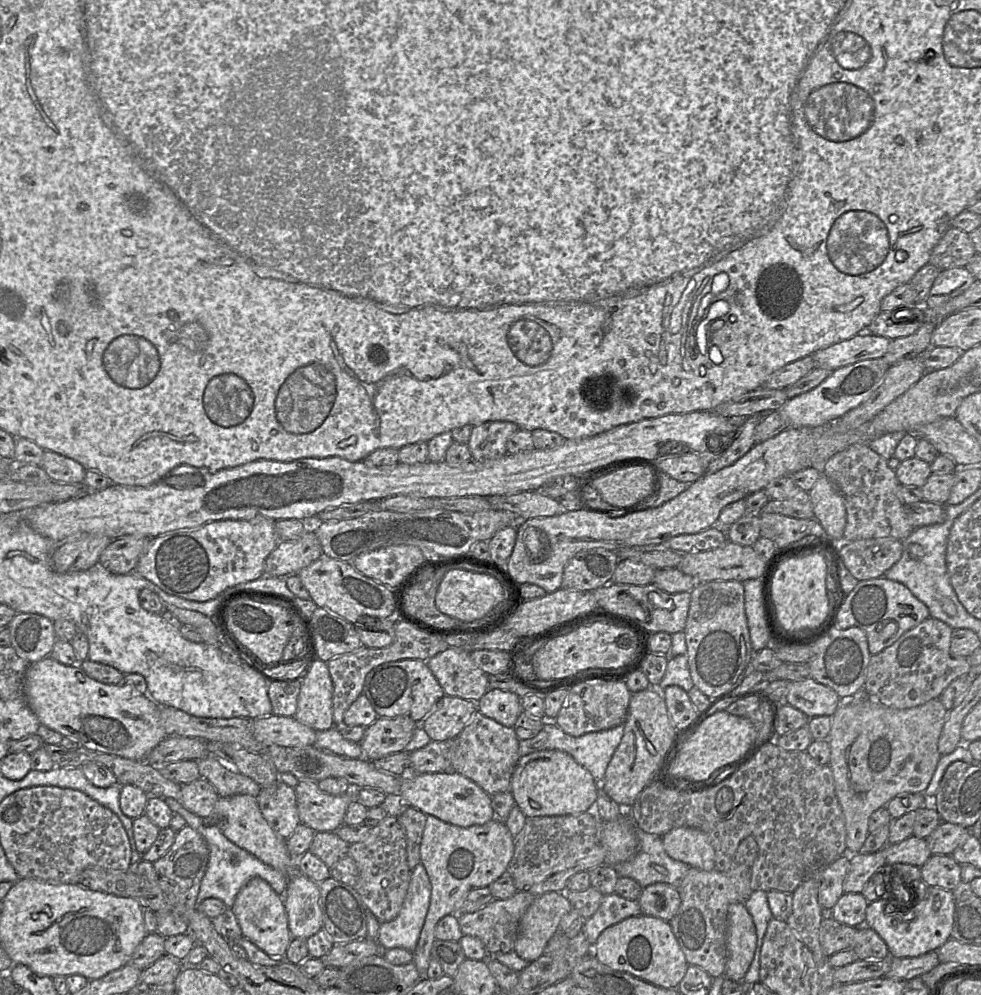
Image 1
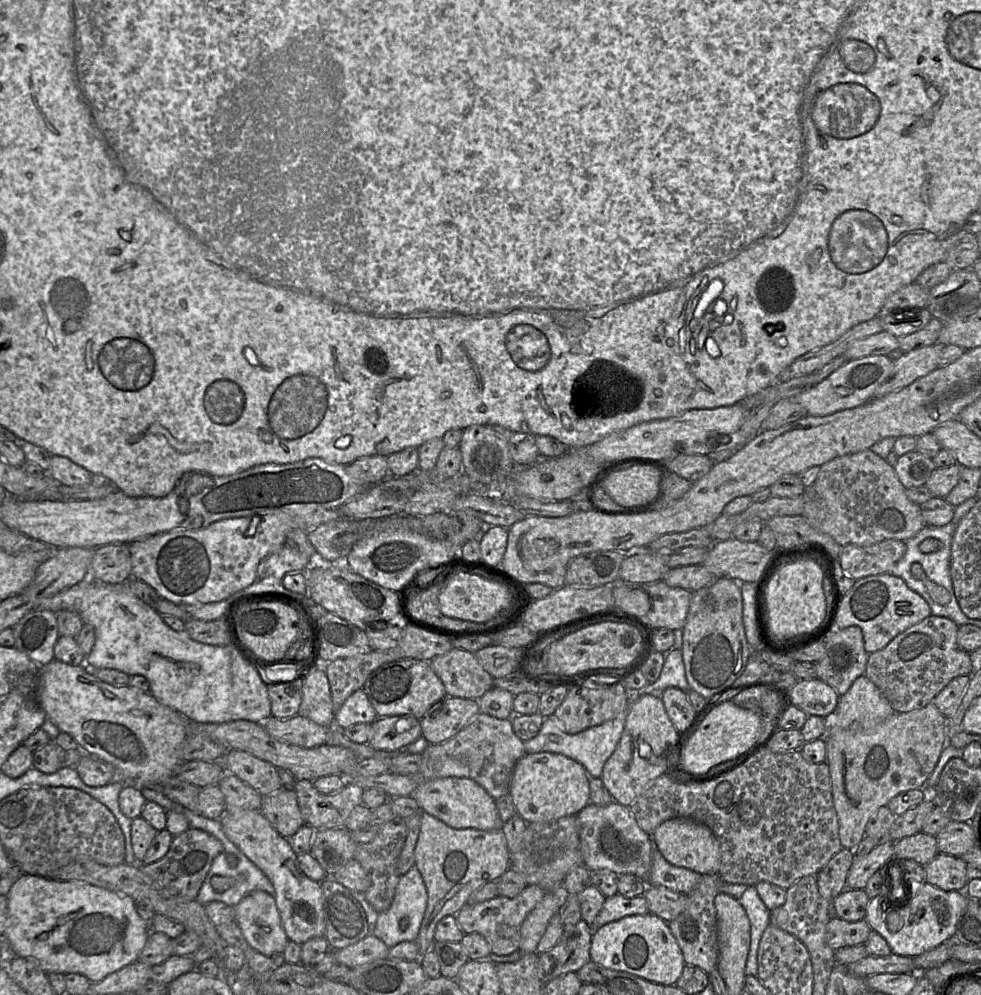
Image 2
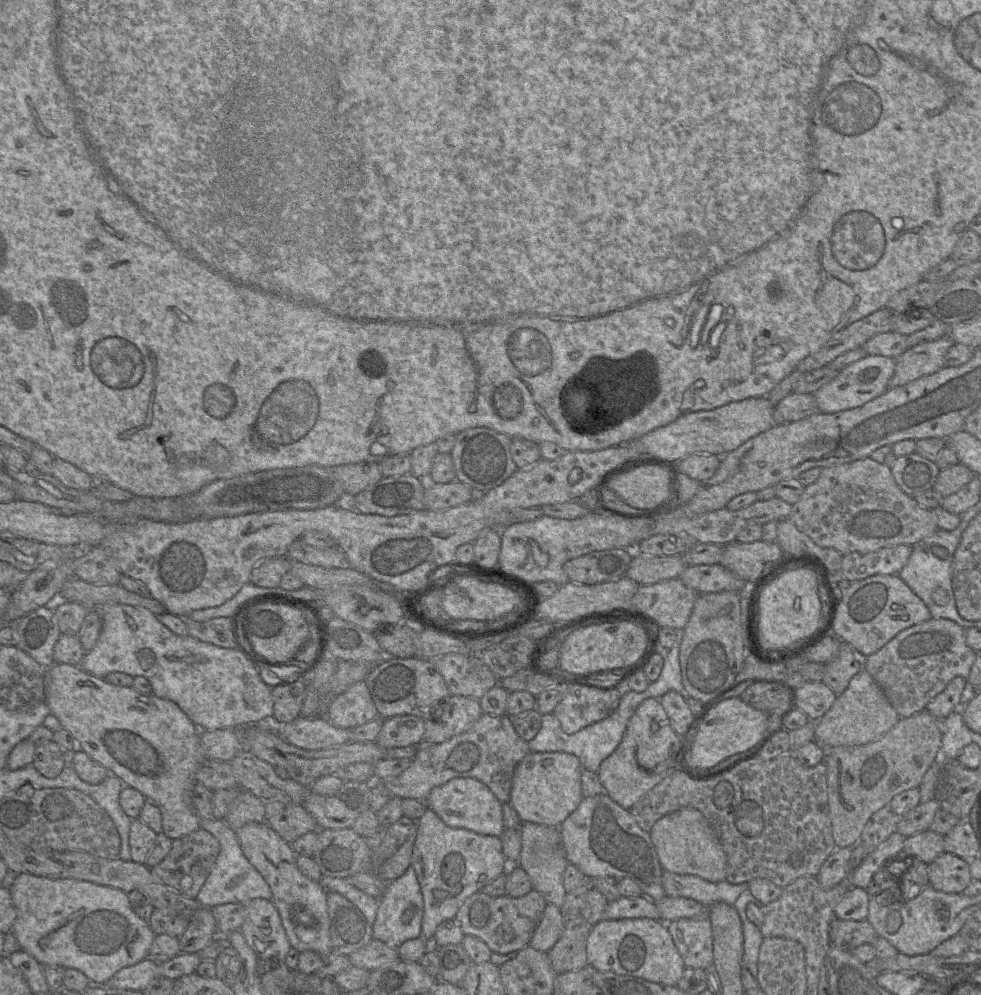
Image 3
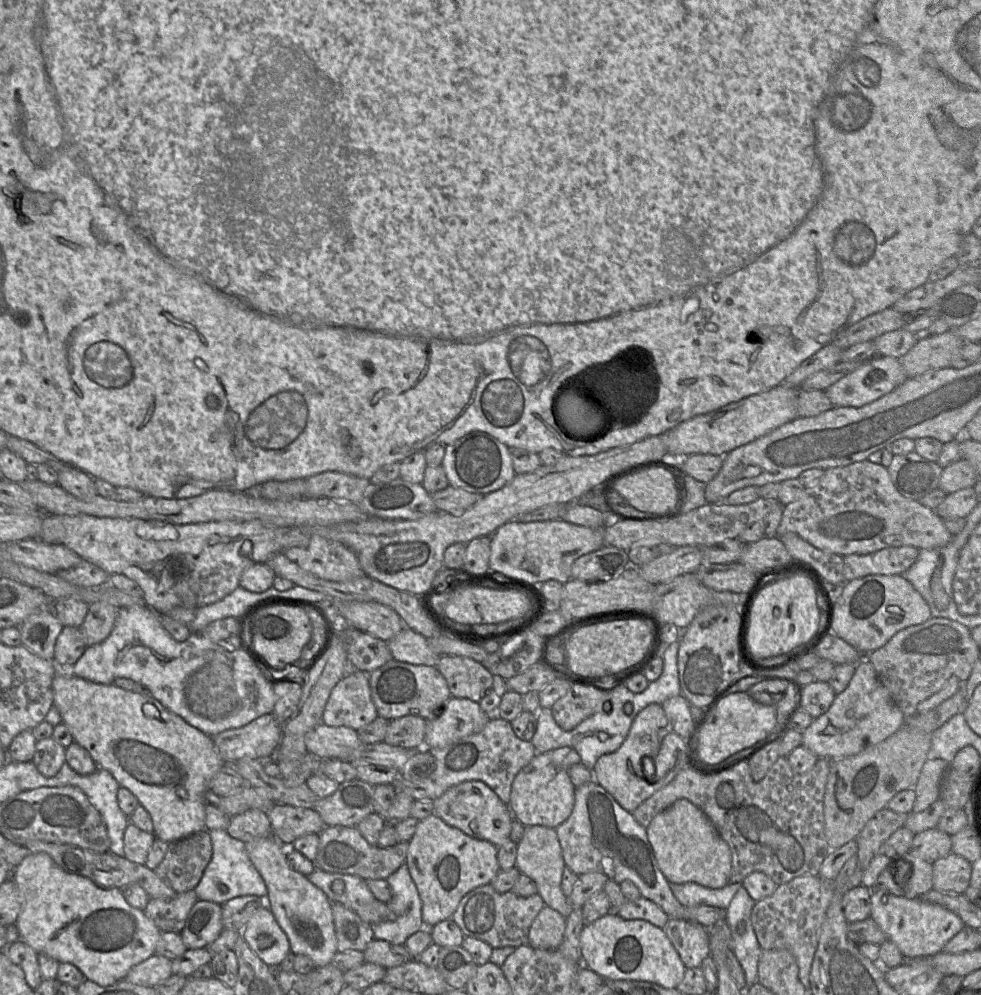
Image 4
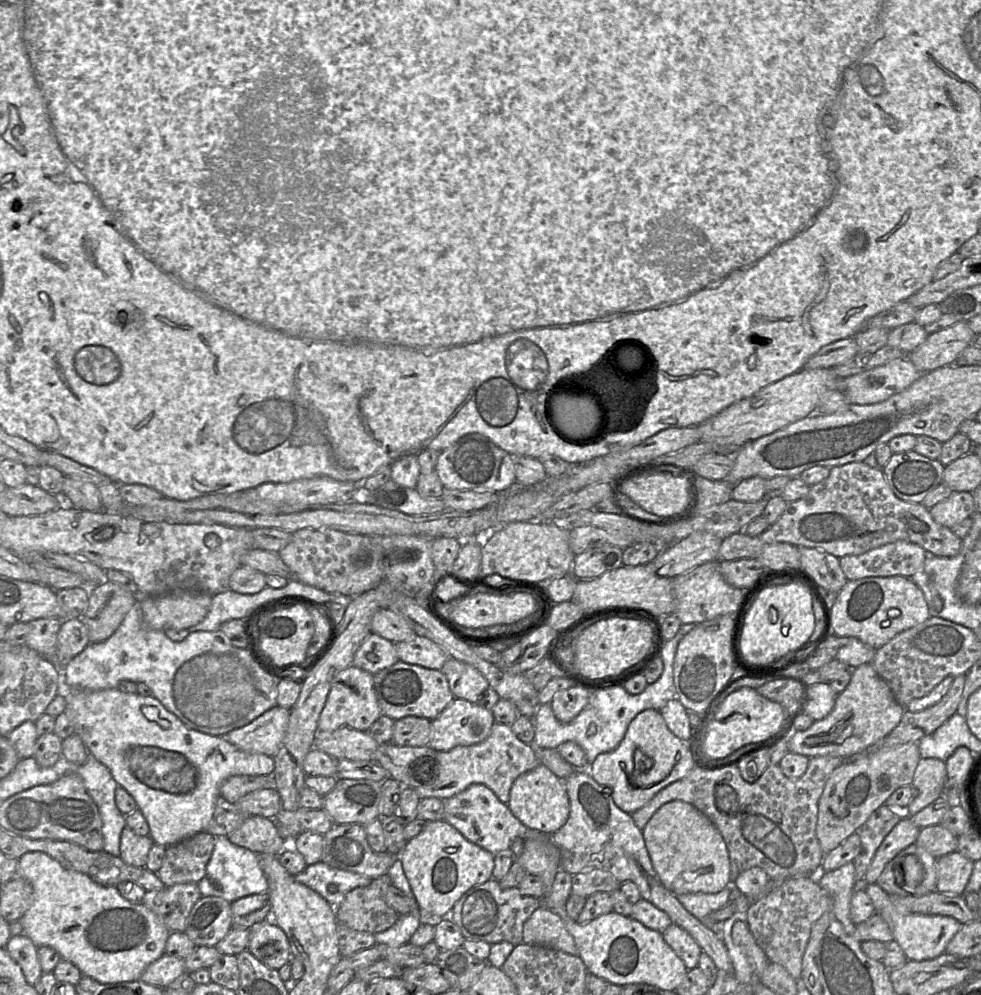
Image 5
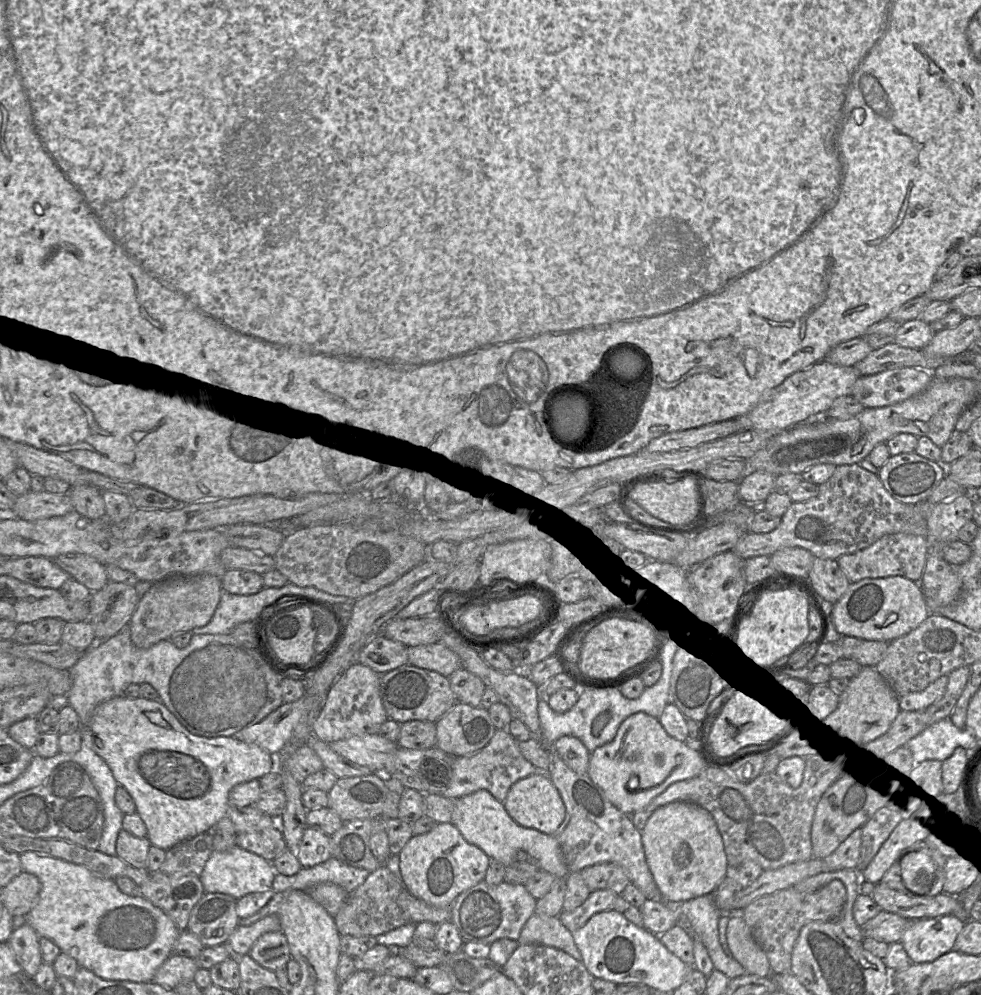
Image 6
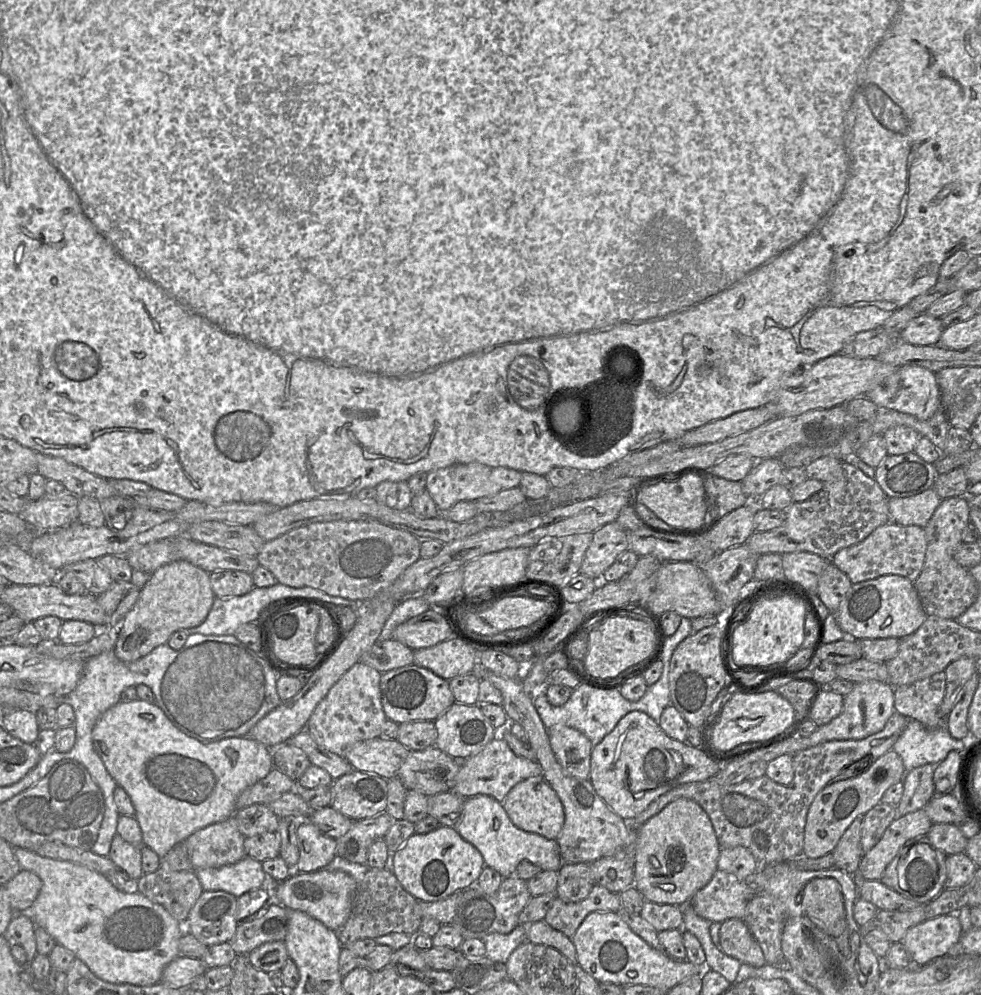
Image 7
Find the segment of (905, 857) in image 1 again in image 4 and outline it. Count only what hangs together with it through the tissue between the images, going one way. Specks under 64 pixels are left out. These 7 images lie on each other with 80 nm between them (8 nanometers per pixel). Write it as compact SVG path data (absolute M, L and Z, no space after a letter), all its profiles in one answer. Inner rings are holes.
M937 827L916 833L911 852L926 861L934 862L952 853L951 836Z

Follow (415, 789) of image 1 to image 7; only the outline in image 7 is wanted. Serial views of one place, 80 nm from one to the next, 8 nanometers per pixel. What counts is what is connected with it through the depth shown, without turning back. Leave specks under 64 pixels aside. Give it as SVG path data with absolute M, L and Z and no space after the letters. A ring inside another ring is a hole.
M485 794L464 799L461 815L454 828L479 850L485 865L498 871L504 878L514 876L515 869L522 860L531 861L541 870L557 872L563 864L556 840L519 829L509 818L502 803Z

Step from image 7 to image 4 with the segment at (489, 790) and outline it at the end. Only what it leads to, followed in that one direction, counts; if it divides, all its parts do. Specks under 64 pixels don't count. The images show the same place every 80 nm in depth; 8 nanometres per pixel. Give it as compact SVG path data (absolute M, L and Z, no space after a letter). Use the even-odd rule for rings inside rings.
M491 716L484 728L444 748L428 748L433 756L435 770L423 780L410 781L399 778L398 791L404 791L414 800L435 800L452 786L464 781L480 780L487 784L509 806L512 782L518 772L537 754L531 741L518 738L511 722L498 716Z

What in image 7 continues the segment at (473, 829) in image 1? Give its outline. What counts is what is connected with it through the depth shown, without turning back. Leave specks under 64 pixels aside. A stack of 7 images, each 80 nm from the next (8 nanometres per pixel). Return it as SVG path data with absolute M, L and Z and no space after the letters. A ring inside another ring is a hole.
M440 825L433 831L411 835L394 853L394 870L402 887L417 900L437 901L475 885L485 865L479 850L454 827Z

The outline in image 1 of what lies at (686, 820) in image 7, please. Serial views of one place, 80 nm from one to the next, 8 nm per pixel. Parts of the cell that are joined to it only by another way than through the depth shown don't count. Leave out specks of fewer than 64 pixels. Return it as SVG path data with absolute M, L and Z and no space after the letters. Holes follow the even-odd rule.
M691 827L672 829L661 836L666 853L690 867L711 871L715 869L715 851L709 837Z

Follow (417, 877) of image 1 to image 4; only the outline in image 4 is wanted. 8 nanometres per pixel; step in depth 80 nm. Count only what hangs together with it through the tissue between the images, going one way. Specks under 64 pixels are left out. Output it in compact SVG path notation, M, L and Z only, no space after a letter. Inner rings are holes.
M402 864L386 880L392 889L392 899L386 904L396 914L396 920L371 925L374 939L402 945L408 937L425 927L422 919L422 902L407 864Z

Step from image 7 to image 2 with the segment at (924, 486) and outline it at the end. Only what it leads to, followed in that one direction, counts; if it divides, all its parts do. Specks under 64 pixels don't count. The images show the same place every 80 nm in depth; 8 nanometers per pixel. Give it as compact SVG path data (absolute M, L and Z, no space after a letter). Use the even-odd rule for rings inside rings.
M915 450L899 456L894 466L899 481L906 489L924 486L935 468L932 459Z

